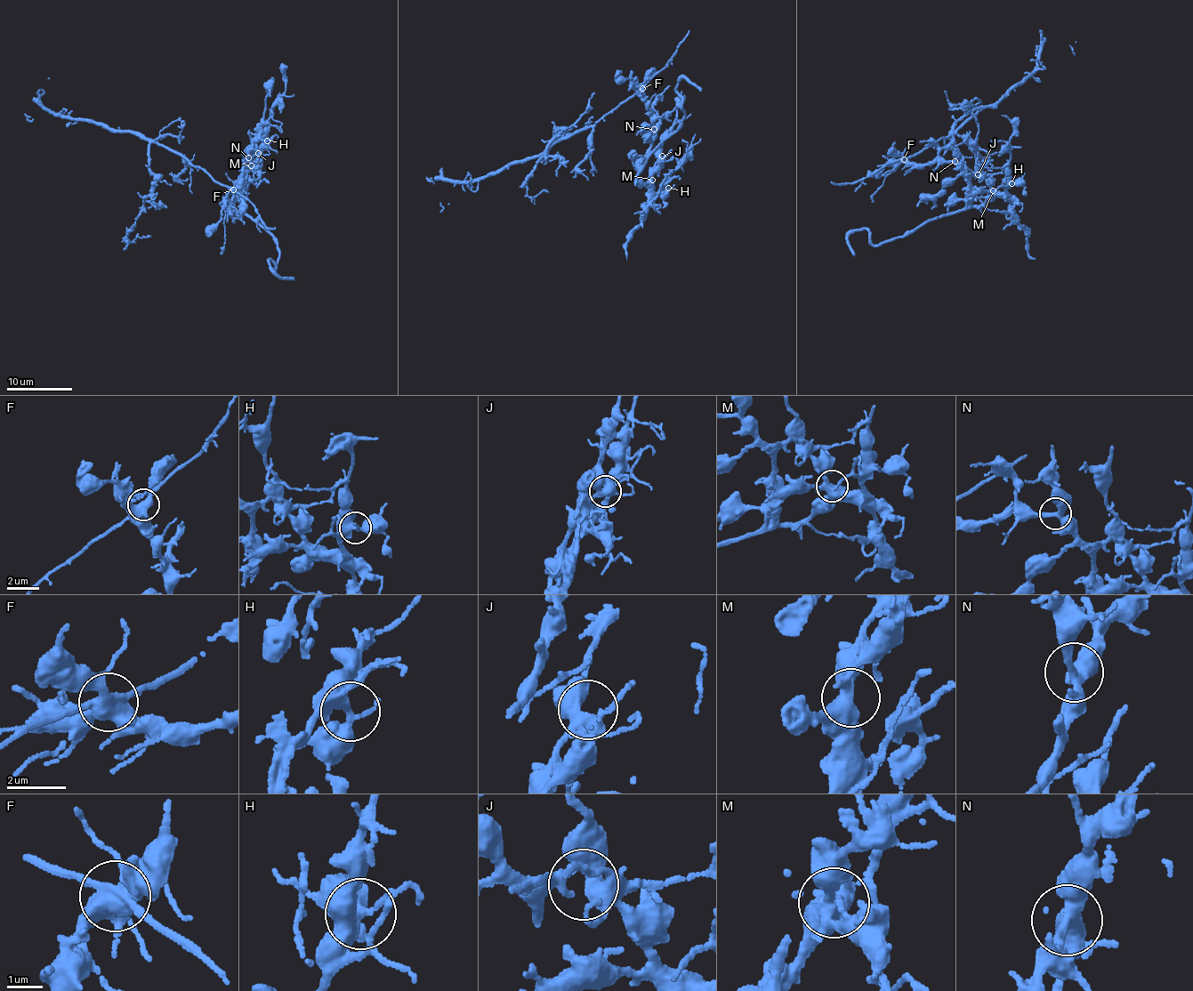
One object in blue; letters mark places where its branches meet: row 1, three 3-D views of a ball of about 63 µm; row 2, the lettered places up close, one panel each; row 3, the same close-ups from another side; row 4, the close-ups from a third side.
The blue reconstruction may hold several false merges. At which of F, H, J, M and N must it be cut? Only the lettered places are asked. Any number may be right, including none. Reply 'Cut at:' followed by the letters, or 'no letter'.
Cut at: F

